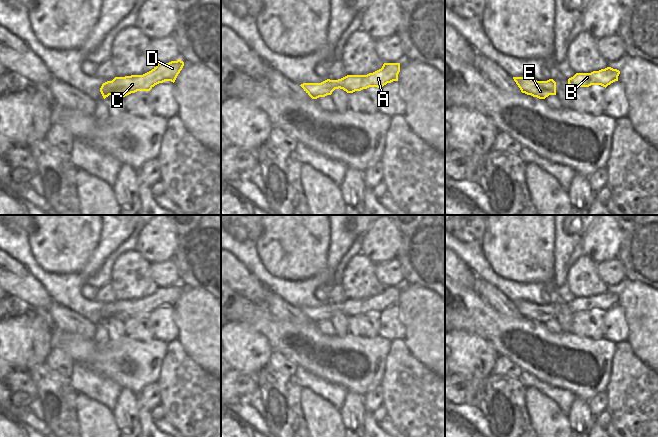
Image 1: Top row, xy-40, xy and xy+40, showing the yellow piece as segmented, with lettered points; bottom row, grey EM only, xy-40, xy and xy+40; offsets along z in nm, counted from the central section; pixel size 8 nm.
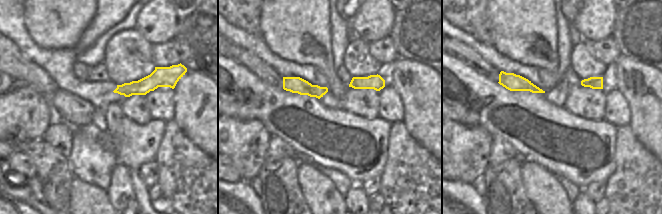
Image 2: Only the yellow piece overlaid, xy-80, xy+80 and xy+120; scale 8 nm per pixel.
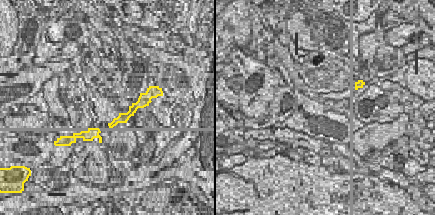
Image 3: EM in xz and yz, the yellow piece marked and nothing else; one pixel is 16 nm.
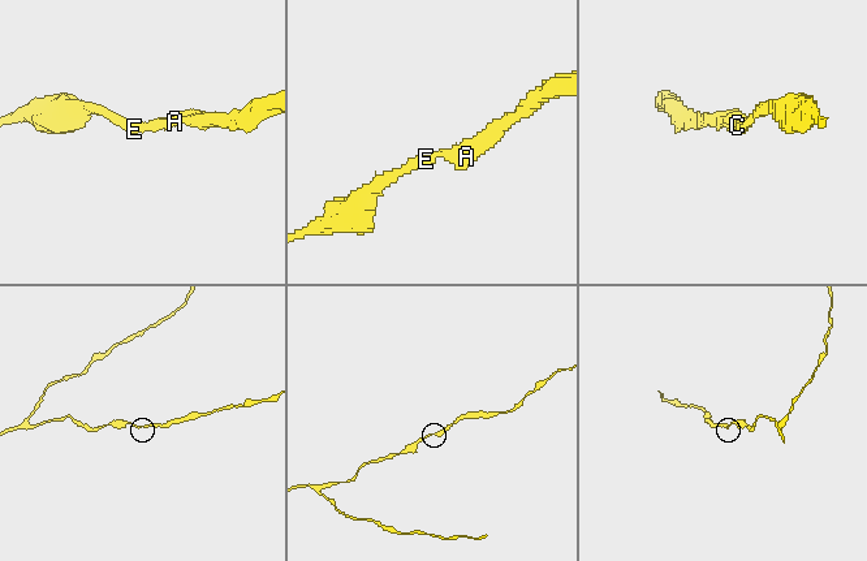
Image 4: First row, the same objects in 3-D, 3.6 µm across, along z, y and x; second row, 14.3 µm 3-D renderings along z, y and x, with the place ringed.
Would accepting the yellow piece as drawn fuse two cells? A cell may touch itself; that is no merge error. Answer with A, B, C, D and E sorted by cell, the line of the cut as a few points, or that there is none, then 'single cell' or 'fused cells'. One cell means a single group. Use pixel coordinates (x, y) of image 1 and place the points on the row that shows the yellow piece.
A B C D E | no cut | single cell

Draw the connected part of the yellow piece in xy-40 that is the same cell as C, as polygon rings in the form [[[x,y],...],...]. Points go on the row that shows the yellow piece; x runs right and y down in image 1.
[[[180,59],[169,63],[158,63],[151,71],[143,75],[115,77],[102,84],[100,92],[105,99],[109,95],[125,97],[137,91],[150,91],[155,85],[165,81],[175,82],[184,62]]]

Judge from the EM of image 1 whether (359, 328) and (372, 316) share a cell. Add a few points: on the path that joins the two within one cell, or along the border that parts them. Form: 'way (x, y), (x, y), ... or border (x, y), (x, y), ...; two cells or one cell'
way (362, 325), (369, 318); one cell

